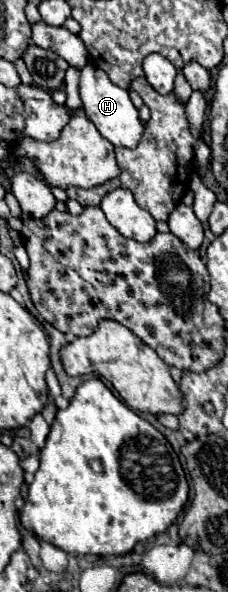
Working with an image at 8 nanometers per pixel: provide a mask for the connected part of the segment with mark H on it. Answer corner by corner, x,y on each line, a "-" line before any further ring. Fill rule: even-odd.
86,65
80,71
80,97
82,97
82,105
84,105
84,113
86,117
96,125
96,129
116,147
128,147
134,149
140,143
140,137
144,135
144,121
138,115
138,109
134,107
134,103
128,97
128,91
114,85
108,75
94,67
94,65

